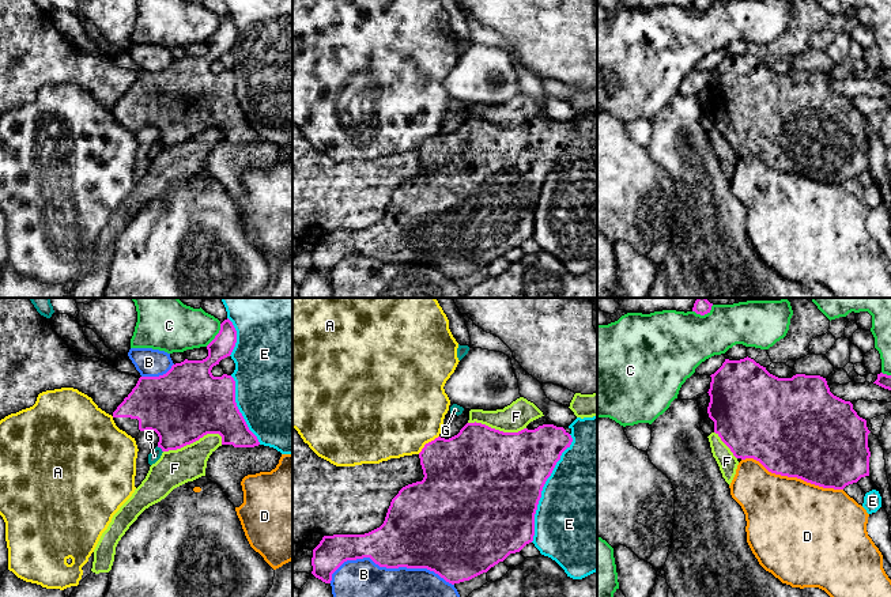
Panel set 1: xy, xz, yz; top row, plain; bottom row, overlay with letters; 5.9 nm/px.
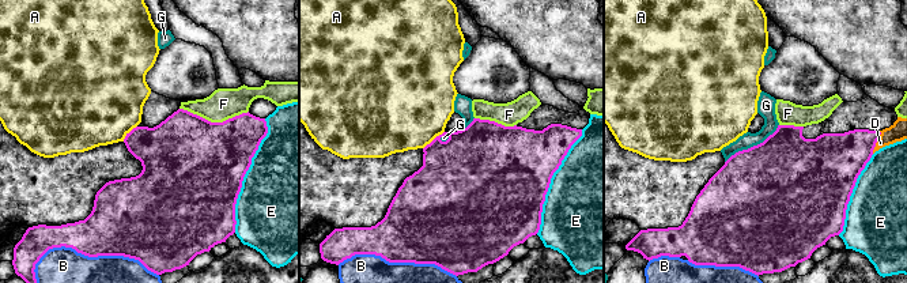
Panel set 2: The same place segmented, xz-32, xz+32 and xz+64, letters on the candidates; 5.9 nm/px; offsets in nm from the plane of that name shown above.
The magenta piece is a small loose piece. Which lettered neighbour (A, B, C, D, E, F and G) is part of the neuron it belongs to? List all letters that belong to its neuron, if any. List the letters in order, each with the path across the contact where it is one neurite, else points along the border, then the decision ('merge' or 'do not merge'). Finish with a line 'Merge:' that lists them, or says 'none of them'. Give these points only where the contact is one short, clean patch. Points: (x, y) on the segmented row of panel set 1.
A: along xz (438, 435), (429, 441), (418, 453) | do not merge
B: do not merge
C: do not merge
D: do not merge
E: do not merge
F: do not merge
G: do not merge
Merge: none of them

